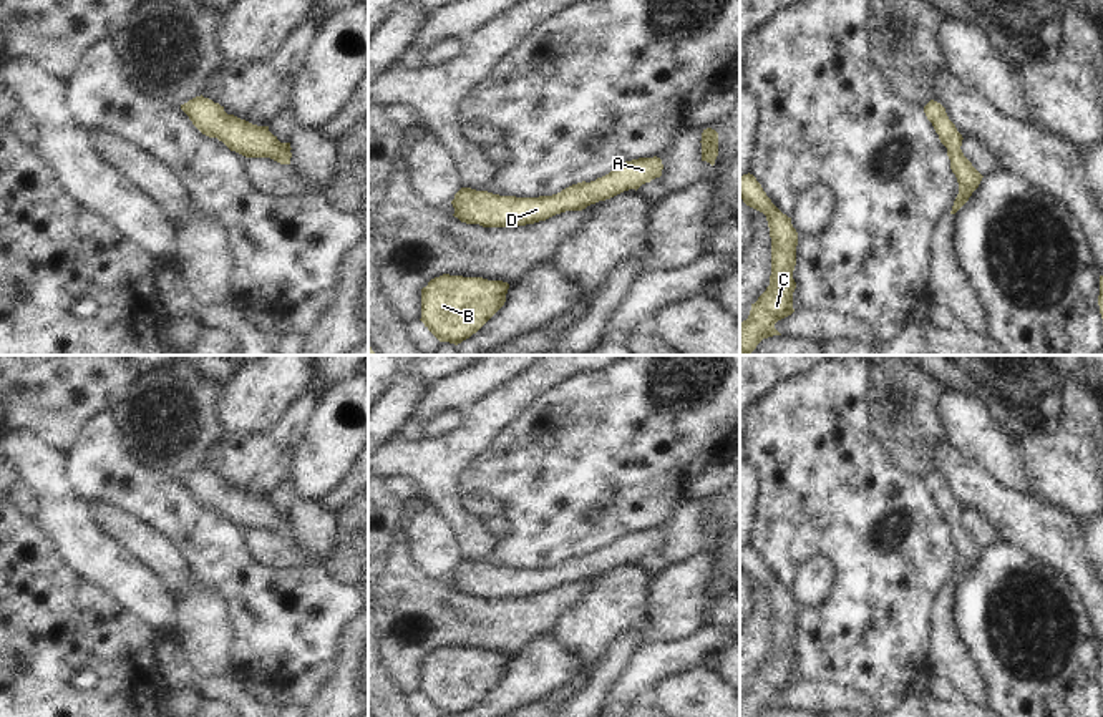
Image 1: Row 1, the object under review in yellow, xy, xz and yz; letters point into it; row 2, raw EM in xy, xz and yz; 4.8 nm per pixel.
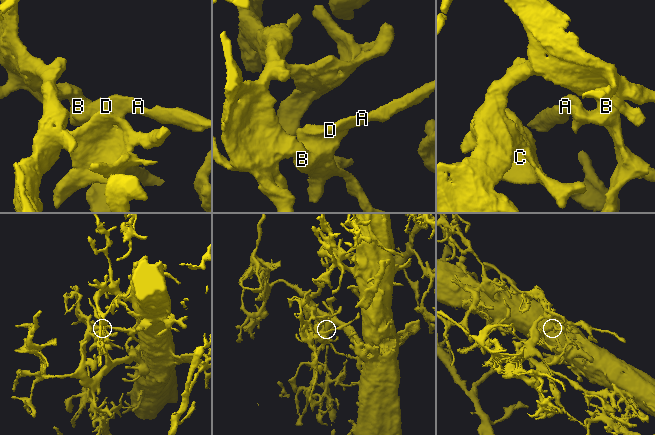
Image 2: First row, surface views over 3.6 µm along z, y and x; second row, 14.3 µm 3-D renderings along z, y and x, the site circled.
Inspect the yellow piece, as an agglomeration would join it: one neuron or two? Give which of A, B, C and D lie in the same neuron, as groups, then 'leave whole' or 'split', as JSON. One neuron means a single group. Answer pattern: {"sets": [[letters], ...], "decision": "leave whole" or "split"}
{"sets": [["A", "B", "C", "D"]], "decision": "leave whole"}

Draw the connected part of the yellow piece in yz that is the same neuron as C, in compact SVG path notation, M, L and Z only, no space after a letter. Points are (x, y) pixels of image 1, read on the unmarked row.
M753 546L740 548L740 569L743 574L766 588L771 609L771 647L770 657L751 676L746 692L740 695L740 717L758 717L763 710L781 707L775 695L794 684L793 664L796 654L798 604L791 589L783 586L766 568Z

